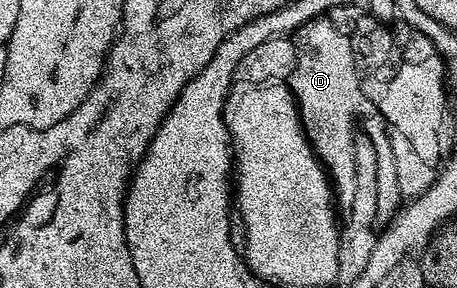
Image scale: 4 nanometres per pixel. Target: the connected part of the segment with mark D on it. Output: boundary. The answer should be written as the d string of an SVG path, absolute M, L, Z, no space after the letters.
M323 16L308 20L297 29L294 38L299 54L288 86L300 109L300 123L304 125L308 143L324 165L339 203L341 200L341 205L346 206L352 201L356 189L354 150L358 136L352 131L356 128L356 115L364 104L364 90L358 86L356 78L351 37Z

